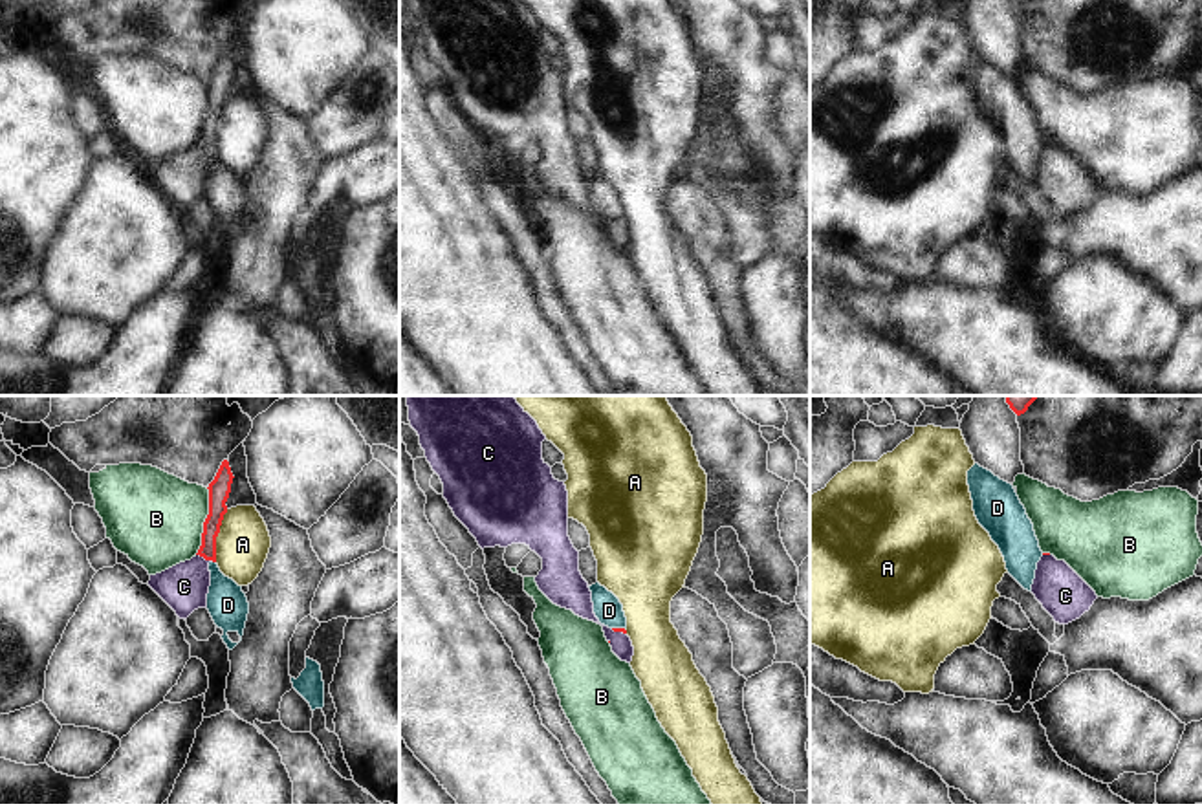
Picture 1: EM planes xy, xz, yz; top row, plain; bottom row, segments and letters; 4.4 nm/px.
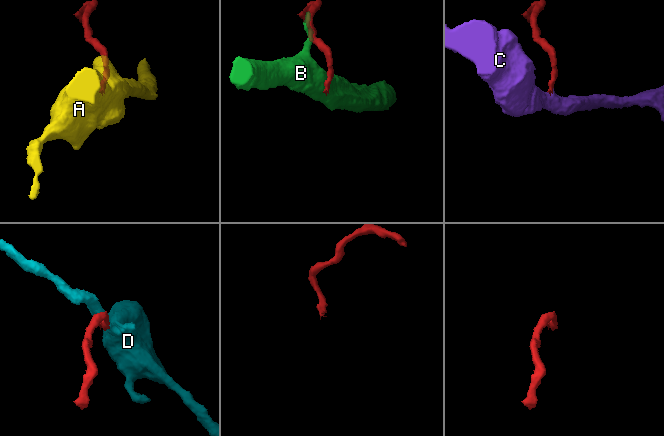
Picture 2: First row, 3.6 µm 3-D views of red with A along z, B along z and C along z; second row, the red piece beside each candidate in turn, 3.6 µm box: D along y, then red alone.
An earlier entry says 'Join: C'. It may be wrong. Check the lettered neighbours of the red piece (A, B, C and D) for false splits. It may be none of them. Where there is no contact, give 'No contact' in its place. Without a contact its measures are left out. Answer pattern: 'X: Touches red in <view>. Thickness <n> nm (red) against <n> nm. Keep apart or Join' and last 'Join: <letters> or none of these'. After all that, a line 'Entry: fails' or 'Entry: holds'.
A: Touches red in xy. Thickness 100 nm (red) against 240 nm. Keep apart
B: Touches red in xy. Thickness 100 nm (red) against 400 nm. Keep apart
C: Touches red in xy. Thickness 80 nm (red) against 200 nm. Join
D: Touches red in xz. Thickness 20 nm (red) against 120 nm. Keep apart
Join: C.
Entry: holds

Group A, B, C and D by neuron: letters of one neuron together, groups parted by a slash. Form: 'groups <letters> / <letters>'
groups A / B / C / D

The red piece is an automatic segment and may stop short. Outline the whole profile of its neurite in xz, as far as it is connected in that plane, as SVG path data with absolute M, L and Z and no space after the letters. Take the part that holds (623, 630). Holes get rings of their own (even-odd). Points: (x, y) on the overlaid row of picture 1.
M601 625L601 626L603 626L603 632L605 632L606 641L612 646L612 652L621 661L630 663L632 661L632 656L634 656L634 646L632 646L630 637L627 636L627 630L625 628L608 628L605 625Z

